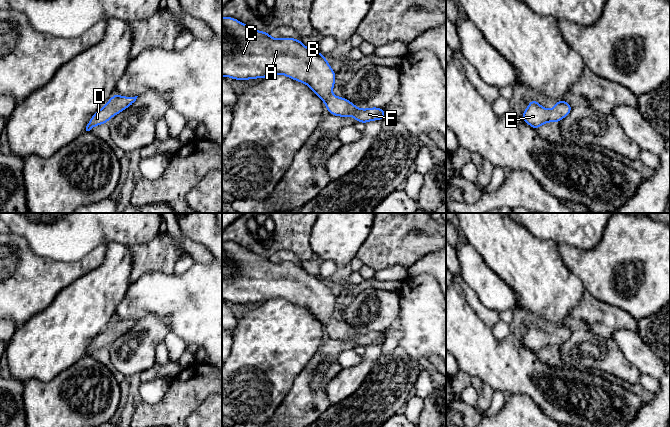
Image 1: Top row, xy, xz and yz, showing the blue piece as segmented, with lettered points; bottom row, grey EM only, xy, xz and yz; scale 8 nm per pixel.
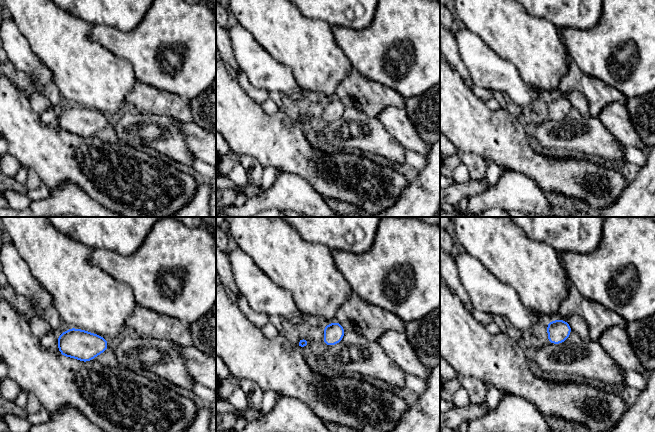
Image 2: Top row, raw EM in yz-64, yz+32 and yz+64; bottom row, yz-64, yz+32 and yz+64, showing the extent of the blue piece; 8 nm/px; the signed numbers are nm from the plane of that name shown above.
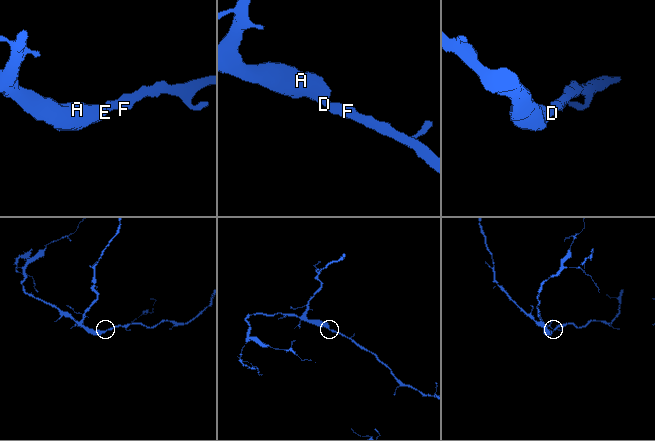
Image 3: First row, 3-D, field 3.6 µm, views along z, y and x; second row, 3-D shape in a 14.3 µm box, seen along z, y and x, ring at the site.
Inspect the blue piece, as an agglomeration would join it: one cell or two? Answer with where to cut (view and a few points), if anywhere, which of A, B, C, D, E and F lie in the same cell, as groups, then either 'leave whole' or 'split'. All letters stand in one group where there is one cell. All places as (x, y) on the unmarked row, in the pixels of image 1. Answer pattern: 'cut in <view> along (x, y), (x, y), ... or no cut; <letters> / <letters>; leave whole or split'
no cut; A B C D E F; leave whole

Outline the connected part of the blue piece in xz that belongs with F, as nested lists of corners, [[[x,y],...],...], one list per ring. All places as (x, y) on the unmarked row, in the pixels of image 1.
[[[222,241],[222,300],[235,304],[266,302],[282,298],[298,306],[307,308],[320,321],[328,336],[335,340],[353,340],[356,346],[366,348],[372,344],[383,344],[386,335],[372,331],[360,333],[344,321],[335,321],[332,313],[336,297],[320,276],[309,274],[299,263],[272,262],[268,256],[255,254],[232,241]]]

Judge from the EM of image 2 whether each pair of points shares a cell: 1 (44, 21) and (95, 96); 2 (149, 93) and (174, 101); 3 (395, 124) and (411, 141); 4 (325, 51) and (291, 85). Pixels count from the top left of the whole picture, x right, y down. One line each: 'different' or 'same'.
1: same
2: same
3: same
4: different

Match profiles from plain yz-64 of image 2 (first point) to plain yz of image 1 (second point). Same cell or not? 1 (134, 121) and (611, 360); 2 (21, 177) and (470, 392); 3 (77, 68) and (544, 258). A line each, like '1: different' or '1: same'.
1: same
2: same
3: same

